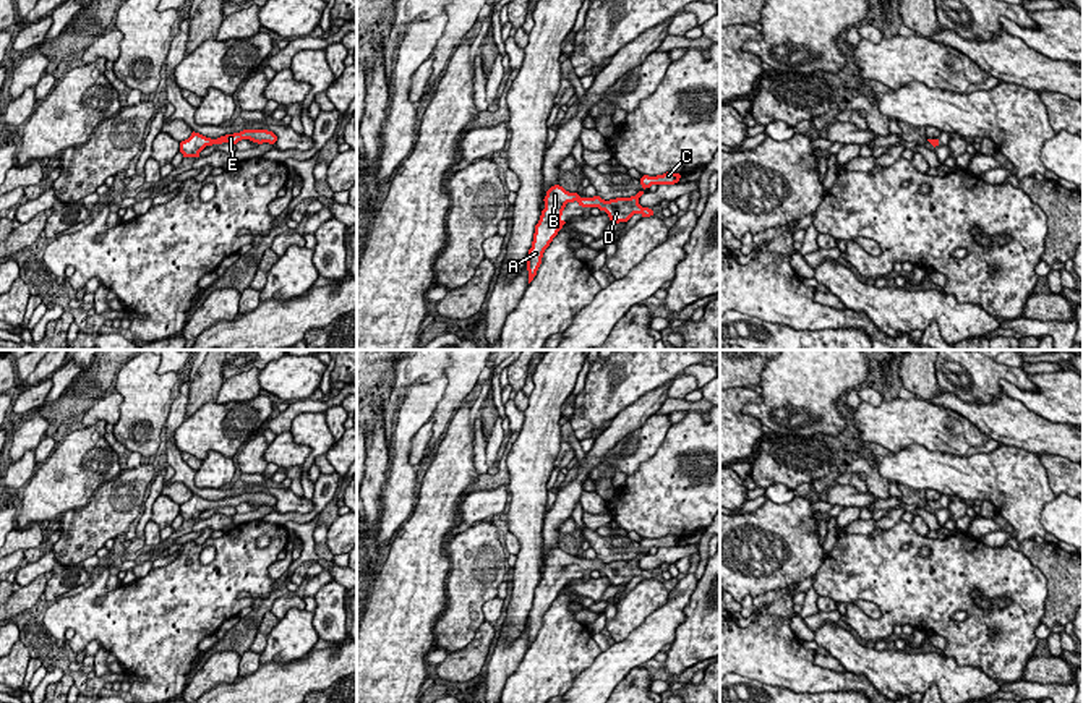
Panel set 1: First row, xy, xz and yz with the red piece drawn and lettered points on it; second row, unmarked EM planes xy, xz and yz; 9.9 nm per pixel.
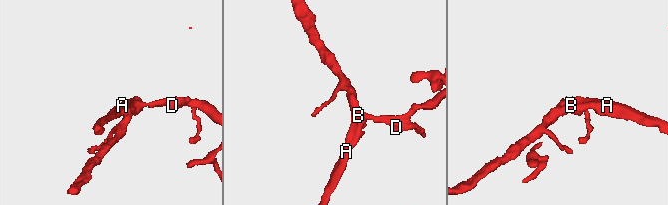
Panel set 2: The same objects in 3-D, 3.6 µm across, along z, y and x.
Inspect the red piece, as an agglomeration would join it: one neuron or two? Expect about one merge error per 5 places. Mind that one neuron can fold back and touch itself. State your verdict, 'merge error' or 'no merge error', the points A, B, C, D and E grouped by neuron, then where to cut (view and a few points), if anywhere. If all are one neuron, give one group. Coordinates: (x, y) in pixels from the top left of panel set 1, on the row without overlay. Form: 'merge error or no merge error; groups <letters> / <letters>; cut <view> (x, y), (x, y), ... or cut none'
no merge error; groups A B C D E; cut none

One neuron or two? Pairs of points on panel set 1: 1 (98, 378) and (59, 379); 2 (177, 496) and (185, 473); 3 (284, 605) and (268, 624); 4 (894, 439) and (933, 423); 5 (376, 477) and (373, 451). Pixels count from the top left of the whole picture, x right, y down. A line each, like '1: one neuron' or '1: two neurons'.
1: two neurons
2: two neurons
3: two neurons
4: one neuron
5: one neuron

